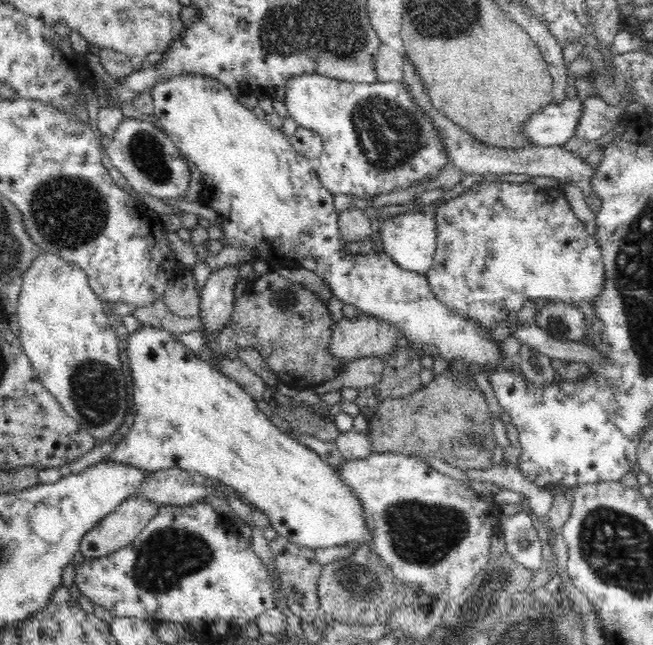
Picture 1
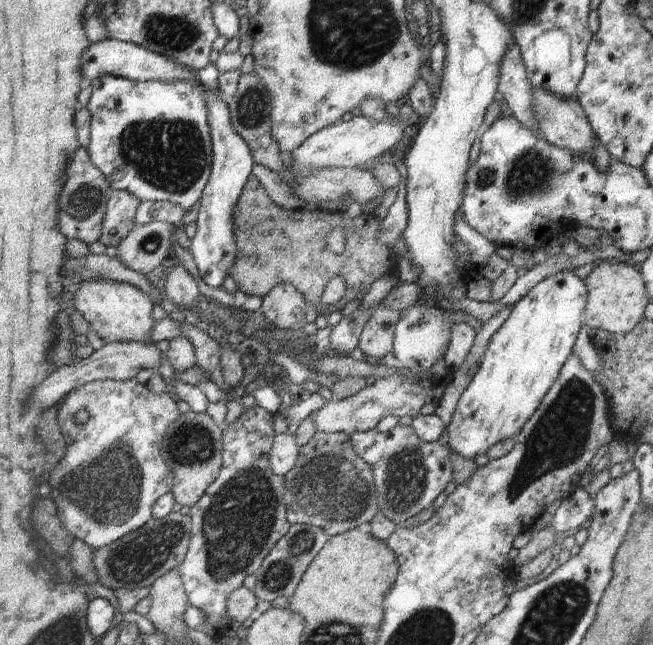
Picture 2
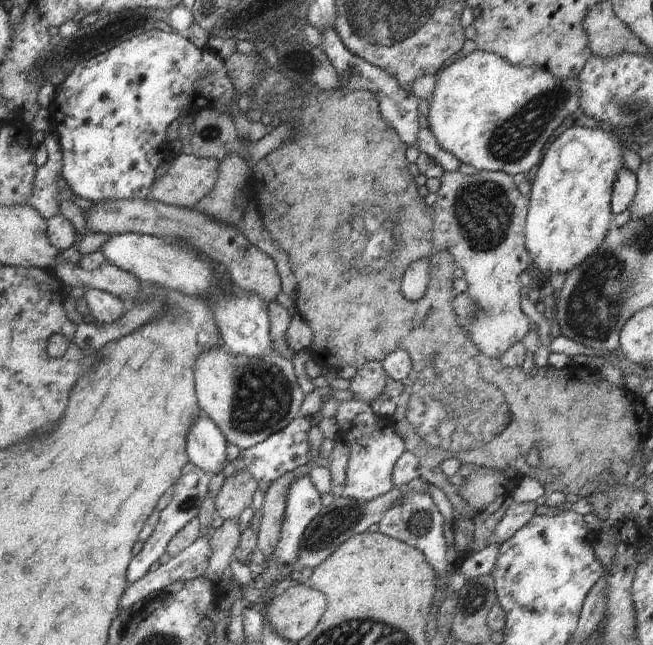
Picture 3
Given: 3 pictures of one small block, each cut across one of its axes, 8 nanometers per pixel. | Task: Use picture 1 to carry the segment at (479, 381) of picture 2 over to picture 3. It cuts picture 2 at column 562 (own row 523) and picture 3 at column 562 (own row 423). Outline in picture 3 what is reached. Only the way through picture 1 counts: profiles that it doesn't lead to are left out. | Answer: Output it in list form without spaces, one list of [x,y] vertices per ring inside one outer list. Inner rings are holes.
[[[584,125],[567,129],[550,144],[531,185],[525,222],[526,250],[532,256],[531,266],[534,269],[549,276],[568,274],[600,248],[602,240],[613,226],[611,198],[614,180],[620,168],[624,168],[622,152],[622,140],[614,132]]]

